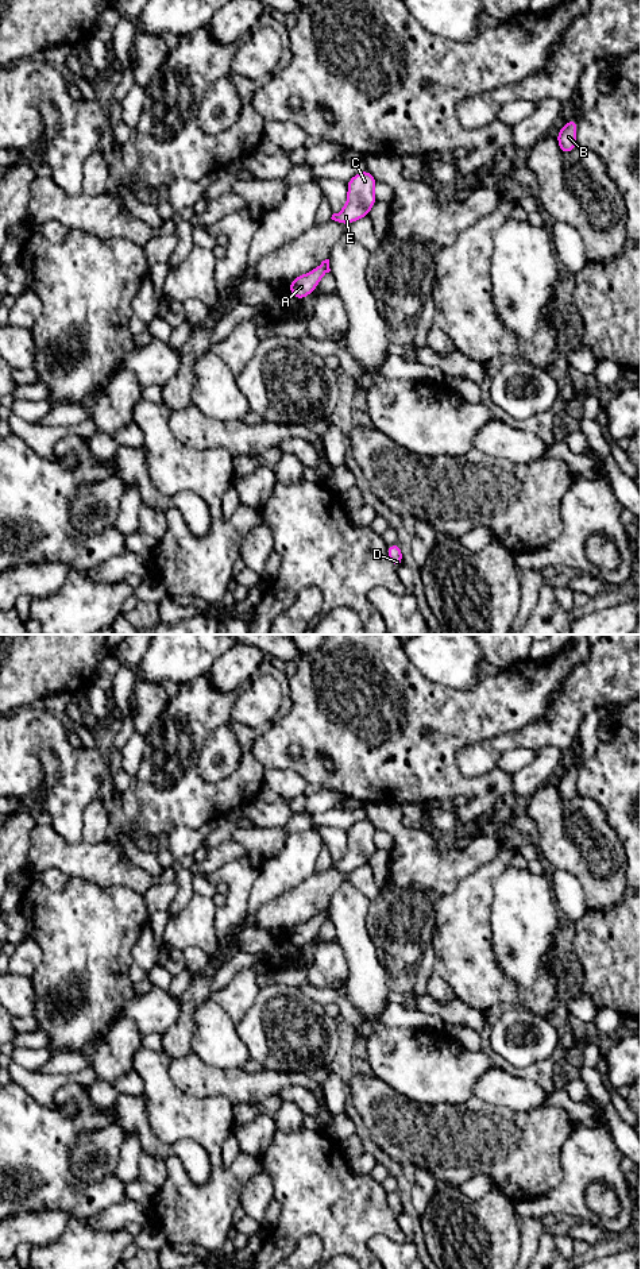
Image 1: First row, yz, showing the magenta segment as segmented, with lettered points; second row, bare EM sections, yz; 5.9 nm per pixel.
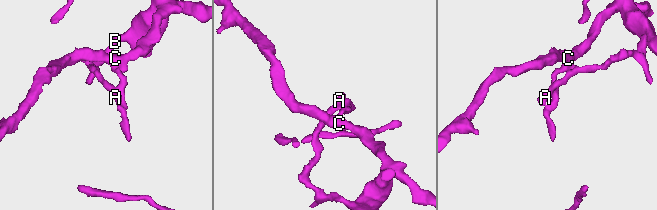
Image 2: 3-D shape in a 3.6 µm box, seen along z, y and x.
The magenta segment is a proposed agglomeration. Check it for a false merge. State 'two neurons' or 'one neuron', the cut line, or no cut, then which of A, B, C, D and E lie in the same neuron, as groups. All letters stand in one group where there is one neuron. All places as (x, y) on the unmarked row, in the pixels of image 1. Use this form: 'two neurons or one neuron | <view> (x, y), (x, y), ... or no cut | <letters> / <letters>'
two neurons | yz (328, 913), (325, 920) | A B D / C E

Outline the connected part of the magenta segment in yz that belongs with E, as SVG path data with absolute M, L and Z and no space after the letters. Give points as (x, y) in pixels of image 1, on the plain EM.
M368 818L354 824L347 830L348 845L345 855L341 860L333 861L331 867L340 872L348 872L367 864L377 850L374 841L375 830L377 828Z

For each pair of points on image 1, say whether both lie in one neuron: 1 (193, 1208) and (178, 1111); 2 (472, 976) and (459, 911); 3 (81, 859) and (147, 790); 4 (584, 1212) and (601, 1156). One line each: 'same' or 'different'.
1: same
2: same
3: different
4: same

